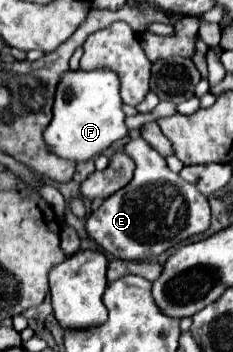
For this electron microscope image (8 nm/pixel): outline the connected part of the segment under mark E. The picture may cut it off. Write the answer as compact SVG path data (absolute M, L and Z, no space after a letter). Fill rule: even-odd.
M132 138L124 154L136 164L134 178L122 190L102 202L86 220L88 236L108 254L120 260L156 258L168 248L210 228L210 204L200 192L166 166L166 160L142 138Z

